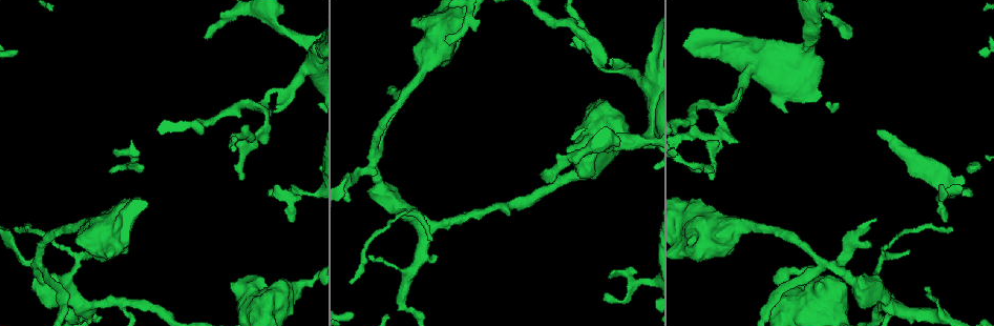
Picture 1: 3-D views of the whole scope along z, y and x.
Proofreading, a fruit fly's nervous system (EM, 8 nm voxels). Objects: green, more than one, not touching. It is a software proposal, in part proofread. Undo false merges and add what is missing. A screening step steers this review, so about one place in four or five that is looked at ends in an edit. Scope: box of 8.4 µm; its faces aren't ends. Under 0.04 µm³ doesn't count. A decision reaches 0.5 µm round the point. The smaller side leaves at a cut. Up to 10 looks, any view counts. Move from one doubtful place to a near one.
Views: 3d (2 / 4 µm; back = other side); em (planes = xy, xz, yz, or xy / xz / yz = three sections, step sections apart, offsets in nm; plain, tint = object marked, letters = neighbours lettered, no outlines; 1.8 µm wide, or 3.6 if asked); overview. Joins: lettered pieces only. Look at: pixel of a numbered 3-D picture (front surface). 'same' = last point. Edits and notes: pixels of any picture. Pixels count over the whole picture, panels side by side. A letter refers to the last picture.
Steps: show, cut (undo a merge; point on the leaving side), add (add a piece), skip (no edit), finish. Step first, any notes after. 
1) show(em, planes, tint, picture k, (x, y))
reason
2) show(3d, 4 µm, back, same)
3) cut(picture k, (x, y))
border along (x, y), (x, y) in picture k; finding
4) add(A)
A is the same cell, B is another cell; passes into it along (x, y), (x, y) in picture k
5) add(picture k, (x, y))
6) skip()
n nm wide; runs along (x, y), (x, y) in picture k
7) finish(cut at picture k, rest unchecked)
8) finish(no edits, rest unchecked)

show(3d, 4 µm, picture 1, (542, 178))
long arm stops here

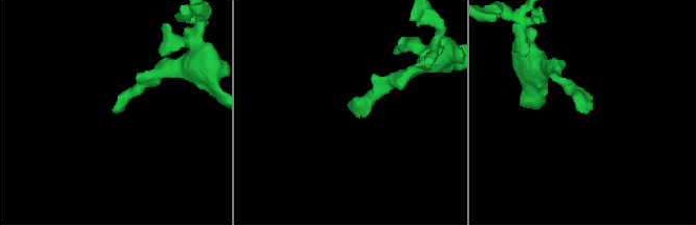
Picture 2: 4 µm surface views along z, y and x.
show(em, planes, plain, picture 2, (114, 111))

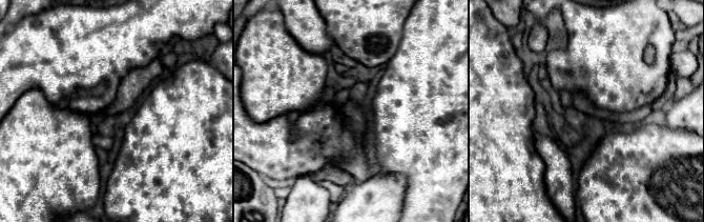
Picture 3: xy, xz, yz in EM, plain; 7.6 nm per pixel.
show(em, planes, letters, same)

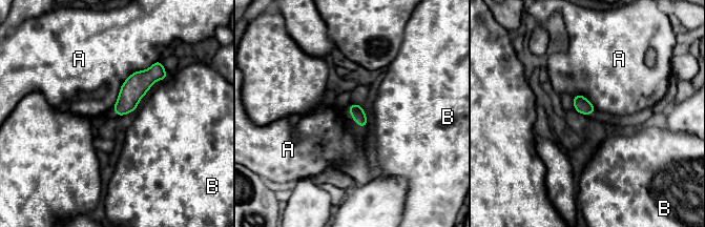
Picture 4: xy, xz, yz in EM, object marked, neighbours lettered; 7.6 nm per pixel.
skip()
A touches over 500 nm; A and B are other cells; border along (160, 59), (124, 81), (112, 107) in picture 4; no lettered piece goes on from it

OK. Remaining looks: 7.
show(3d, 2 µm, picture 1, (730, 110))
four-way junction

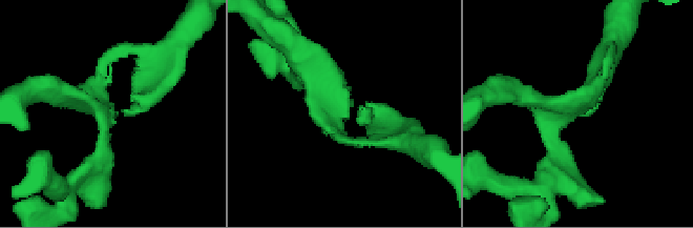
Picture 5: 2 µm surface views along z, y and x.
show(em, 3.6 µm, planes, letters, picture 5, (586, 105))
4 arms; shape alone is not enough

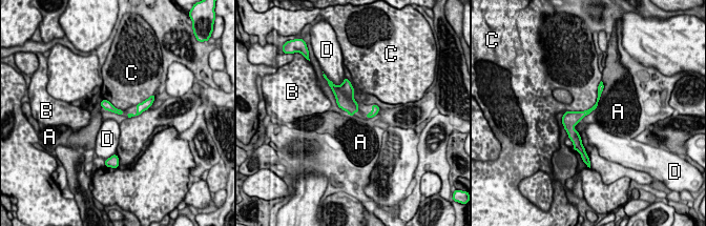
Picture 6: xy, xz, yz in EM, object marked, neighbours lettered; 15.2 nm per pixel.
skip()
A, B, C and D are other cells; all the same cell

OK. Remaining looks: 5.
show(3d, 4 µm, back, picture 1, (947, 221))
free end

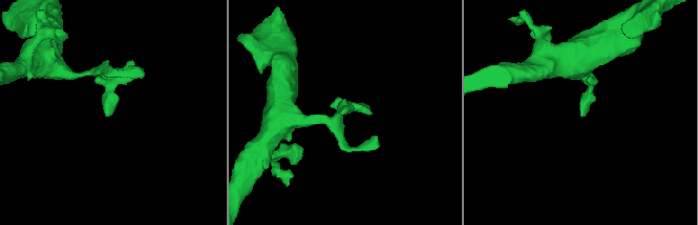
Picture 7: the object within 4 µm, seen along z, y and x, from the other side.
show(em, planes, letters, picture 7, (582, 113))

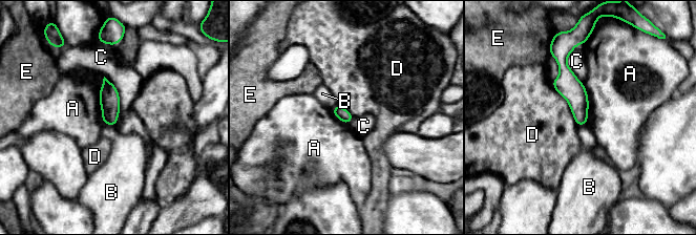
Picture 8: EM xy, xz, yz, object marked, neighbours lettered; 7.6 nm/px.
skip()
D touches over 400 nm; A, B, C, D and E are other cells; no lettered piece goes on from it

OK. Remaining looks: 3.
show(3d, 2 µm, back, picture 1, (372, 167))
thick turns thin

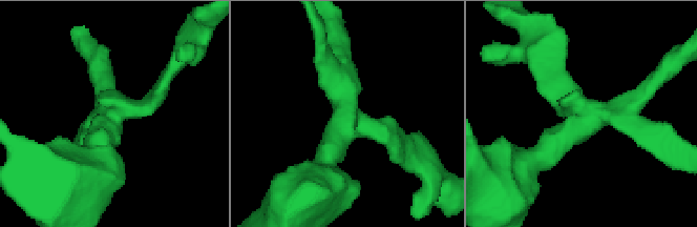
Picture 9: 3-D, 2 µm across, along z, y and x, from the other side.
show(em, planes, letters, picture 9, (108, 128))
4 arms

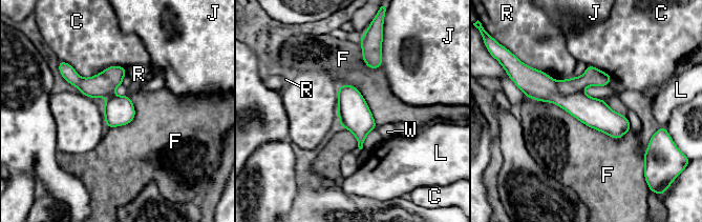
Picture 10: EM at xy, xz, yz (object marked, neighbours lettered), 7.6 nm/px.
cut(picture 10, (592, 77))
220 nm wide; F touches over 850 nm; C, F, J, L, R and W are other cells; a second cell is stuck on

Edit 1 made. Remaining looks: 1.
finish(cut at picture 10, rest unchecked)

